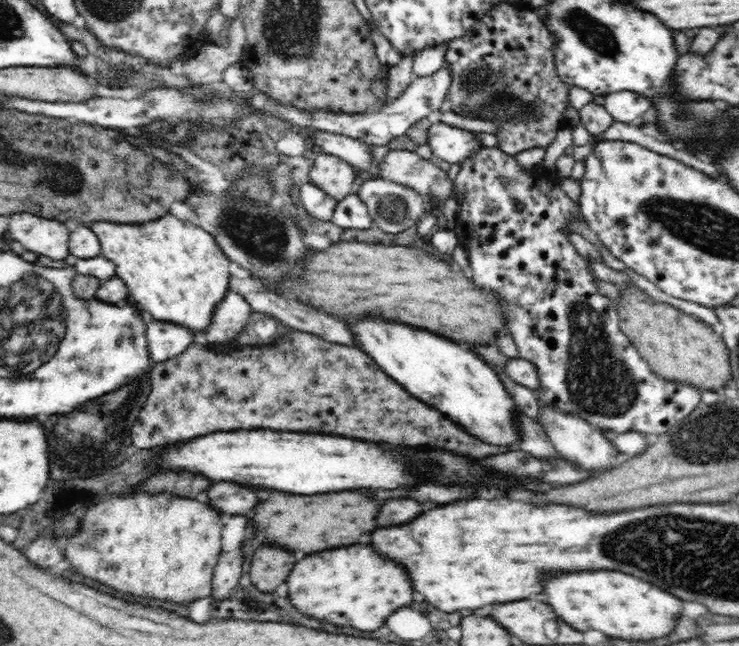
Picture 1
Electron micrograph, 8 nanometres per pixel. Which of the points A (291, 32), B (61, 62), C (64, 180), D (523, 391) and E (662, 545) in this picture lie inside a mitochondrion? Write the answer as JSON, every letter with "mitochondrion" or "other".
{"A":"mitochondrion","B":"other","C":"mitochondrion","D":"other","E":"mitochondrion"}

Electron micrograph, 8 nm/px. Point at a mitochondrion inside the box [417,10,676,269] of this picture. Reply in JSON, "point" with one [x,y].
{"point":[472,80]}

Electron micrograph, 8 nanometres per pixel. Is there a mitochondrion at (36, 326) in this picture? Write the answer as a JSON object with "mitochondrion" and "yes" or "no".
{"mitochondrion":"yes"}

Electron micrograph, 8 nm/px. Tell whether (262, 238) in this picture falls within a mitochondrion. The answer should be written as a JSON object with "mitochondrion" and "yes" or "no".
{"mitochondrion":"yes"}

